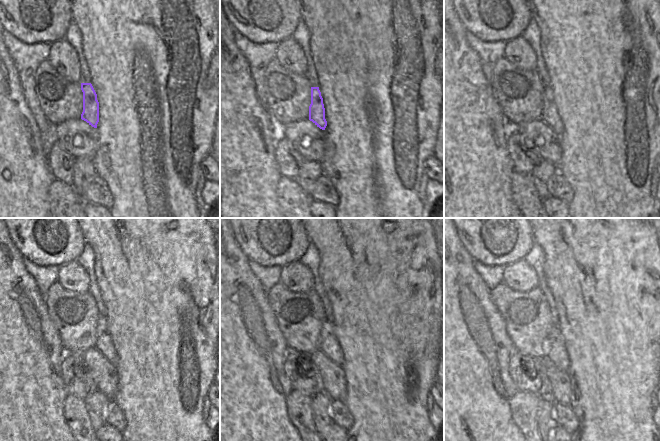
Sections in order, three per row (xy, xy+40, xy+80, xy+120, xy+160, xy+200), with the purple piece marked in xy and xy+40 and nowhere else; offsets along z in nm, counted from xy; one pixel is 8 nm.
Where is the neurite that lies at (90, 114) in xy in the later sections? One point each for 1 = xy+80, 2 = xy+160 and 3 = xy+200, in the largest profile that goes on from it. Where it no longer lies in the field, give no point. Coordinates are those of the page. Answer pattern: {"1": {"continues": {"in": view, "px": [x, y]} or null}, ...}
{"1": {"continues": {"in": "xy+80", "px": [549, 115]}}, "2": {"continues": {"in": "xy+160", "px": [329, 345]}}, "3": {"continues": {"in": "xy+200", "px": [556, 351]}}}

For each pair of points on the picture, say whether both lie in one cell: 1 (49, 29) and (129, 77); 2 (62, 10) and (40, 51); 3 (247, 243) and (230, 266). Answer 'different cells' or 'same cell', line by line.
1: different cells
2: different cells
3: different cells

